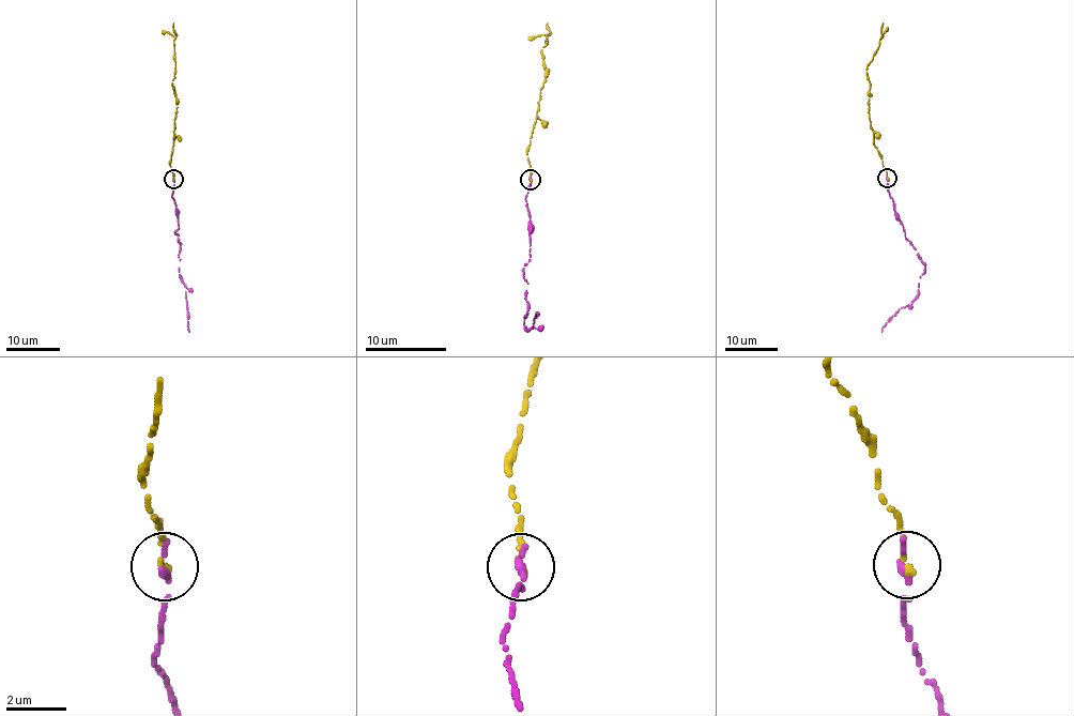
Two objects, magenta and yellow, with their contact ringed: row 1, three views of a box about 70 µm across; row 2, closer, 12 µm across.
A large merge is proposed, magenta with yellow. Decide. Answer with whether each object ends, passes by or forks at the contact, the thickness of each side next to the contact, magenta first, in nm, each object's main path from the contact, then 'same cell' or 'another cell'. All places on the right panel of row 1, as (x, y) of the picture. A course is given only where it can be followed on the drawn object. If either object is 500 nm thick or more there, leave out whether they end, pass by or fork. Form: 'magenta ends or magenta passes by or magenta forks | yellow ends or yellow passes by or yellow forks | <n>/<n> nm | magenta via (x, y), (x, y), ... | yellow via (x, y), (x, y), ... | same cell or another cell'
magenta ends | yellow ends | 260/170 nm | magenta via (887, 178), (894, 214), (924, 264), (924, 272), (909, 306), (901, 307), (883, 331) | yellow via (887, 178), (870, 125), (870, 81), (867, 73), (868, 63), (879, 47), (883, 23) | same cell

